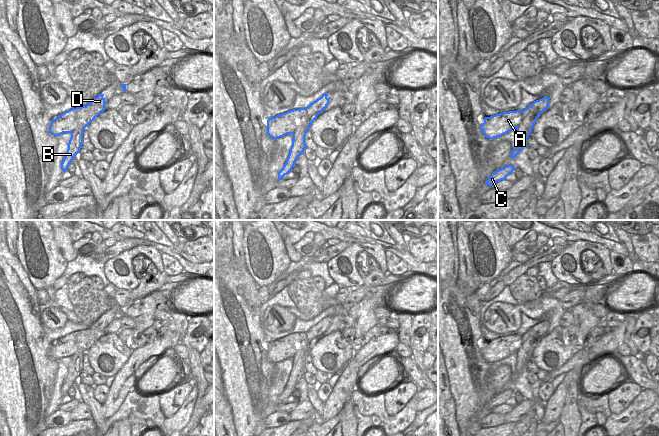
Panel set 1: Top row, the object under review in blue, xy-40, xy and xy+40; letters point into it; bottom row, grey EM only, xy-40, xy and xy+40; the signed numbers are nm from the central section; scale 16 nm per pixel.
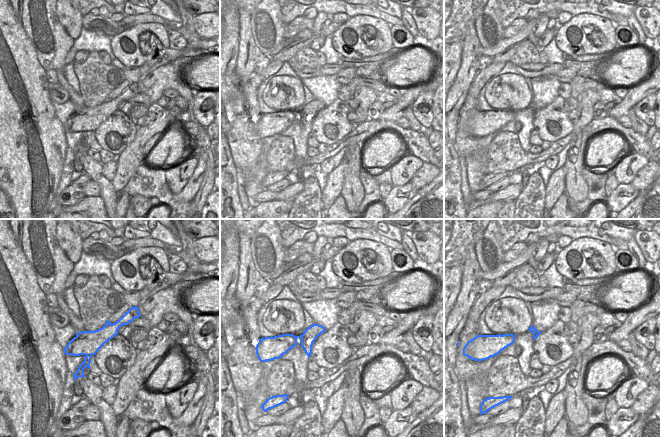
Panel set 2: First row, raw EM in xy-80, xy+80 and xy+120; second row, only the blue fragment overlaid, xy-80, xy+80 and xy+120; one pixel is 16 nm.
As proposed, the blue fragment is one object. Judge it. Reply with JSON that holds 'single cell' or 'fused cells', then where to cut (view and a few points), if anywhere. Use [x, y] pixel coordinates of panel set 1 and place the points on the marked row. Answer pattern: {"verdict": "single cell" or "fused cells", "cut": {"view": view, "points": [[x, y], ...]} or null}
{"verdict": "fused cells", "cut": {"view": "xy-40", "points": [[95, 106], [88, 116], [78, 116], [77, 112], [72, 108]]}}

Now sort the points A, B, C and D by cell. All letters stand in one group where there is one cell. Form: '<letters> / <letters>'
A D / B C

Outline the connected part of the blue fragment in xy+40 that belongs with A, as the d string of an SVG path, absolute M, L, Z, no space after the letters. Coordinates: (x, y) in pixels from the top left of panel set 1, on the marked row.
M516 110L485 117L480 128L485 137L494 139L517 128L527 114L528 111Z

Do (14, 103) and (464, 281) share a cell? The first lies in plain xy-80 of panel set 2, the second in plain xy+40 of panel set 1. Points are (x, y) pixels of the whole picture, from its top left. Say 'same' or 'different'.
different

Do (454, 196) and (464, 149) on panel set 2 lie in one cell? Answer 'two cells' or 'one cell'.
two cells

